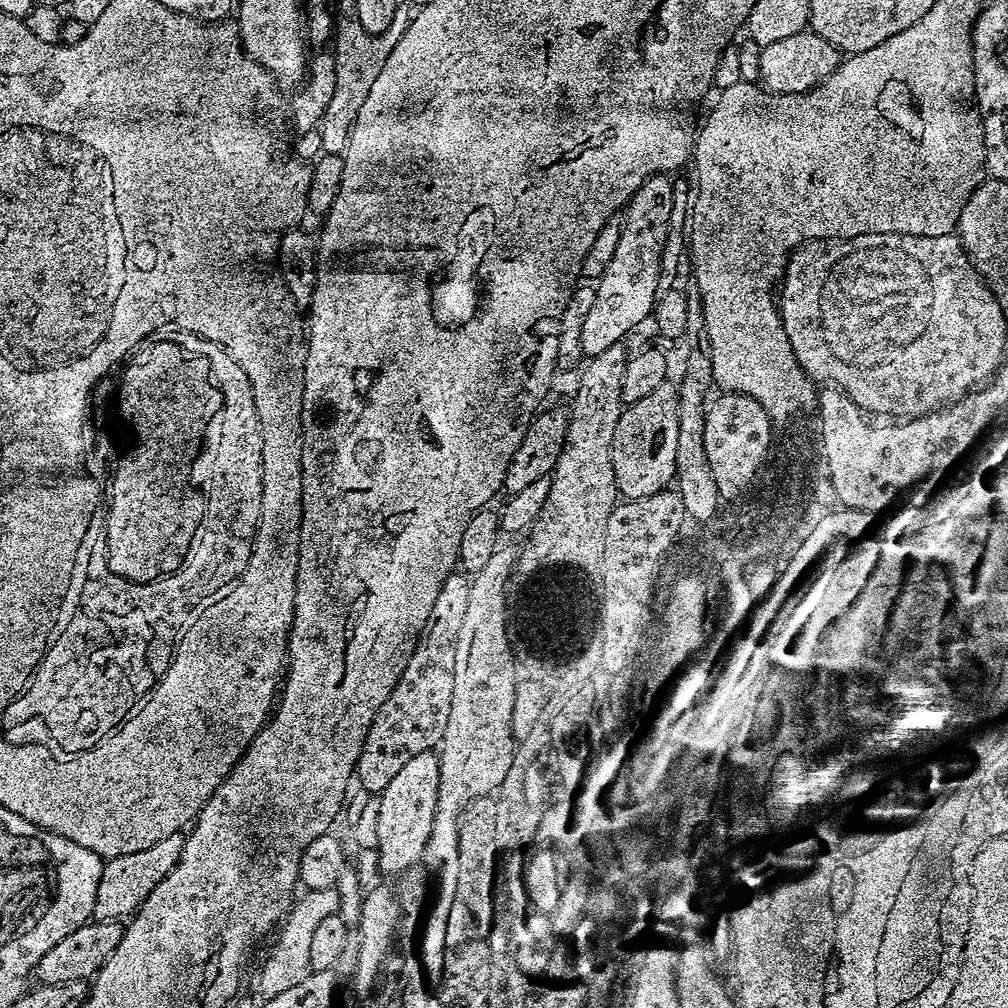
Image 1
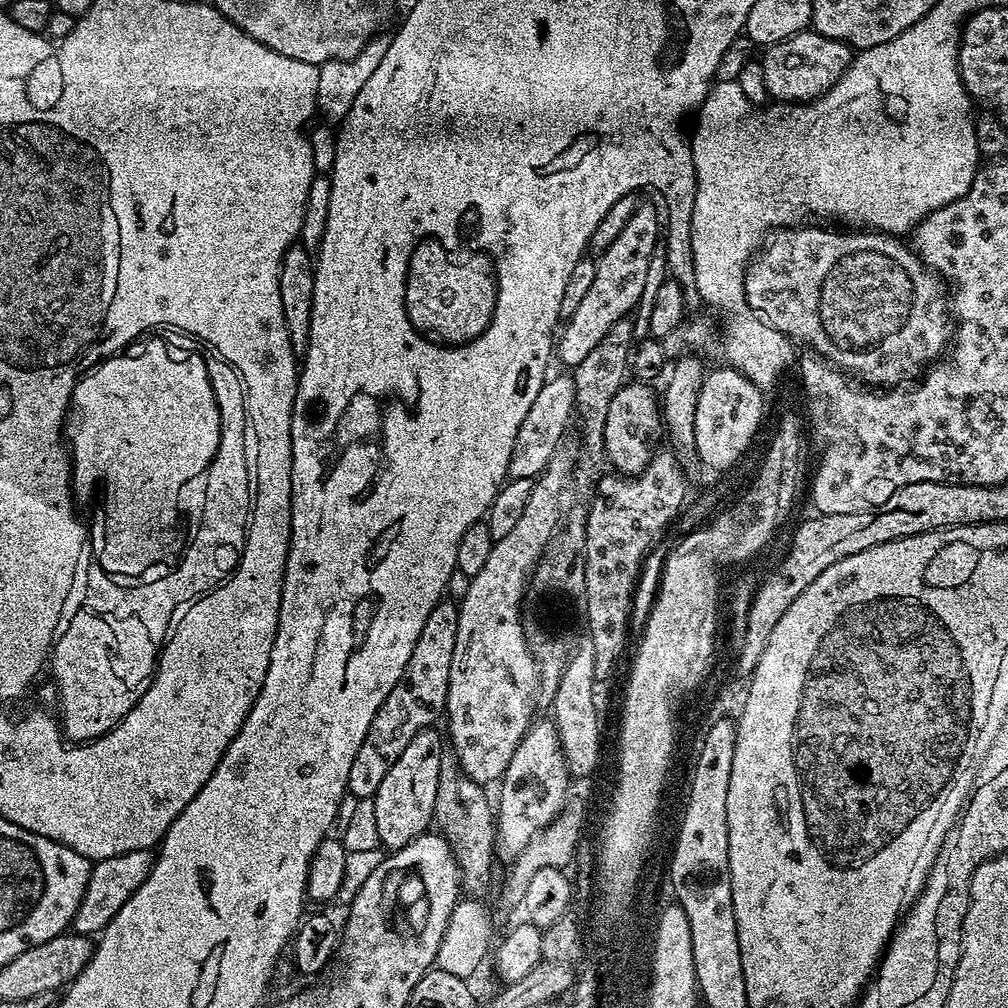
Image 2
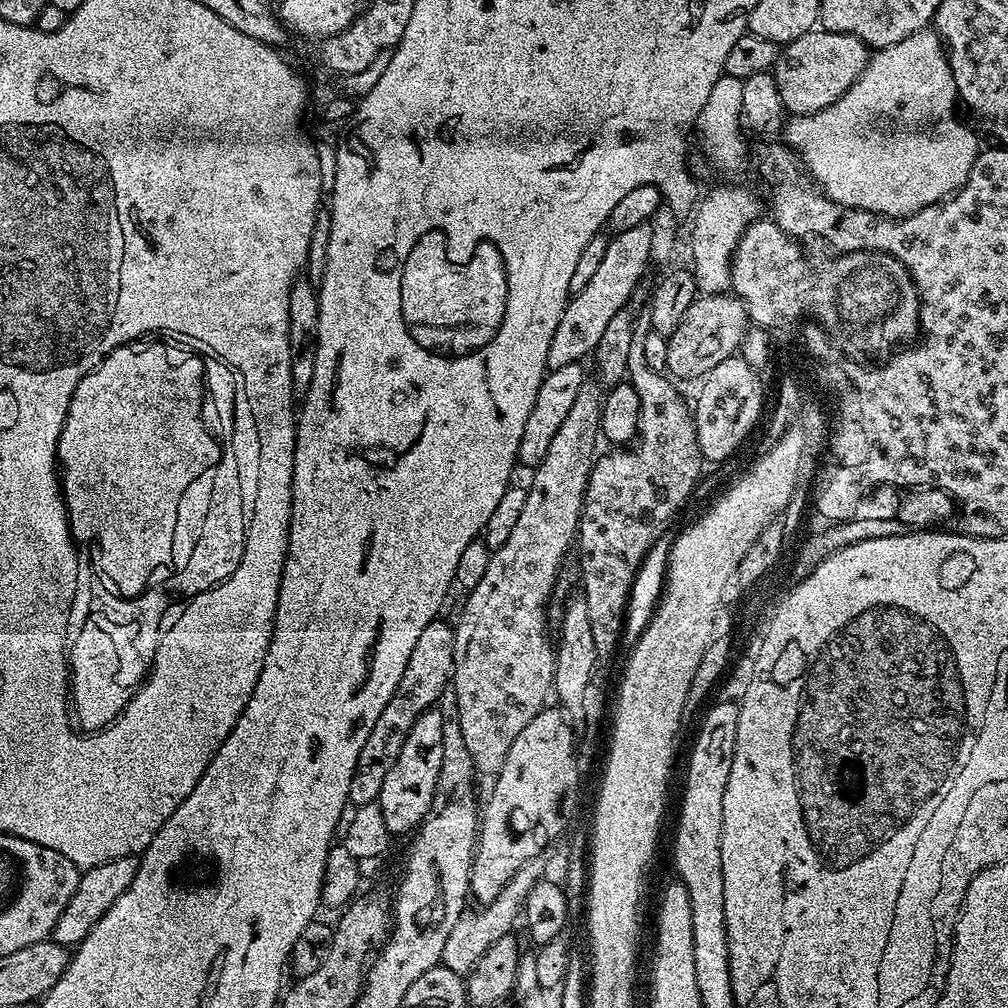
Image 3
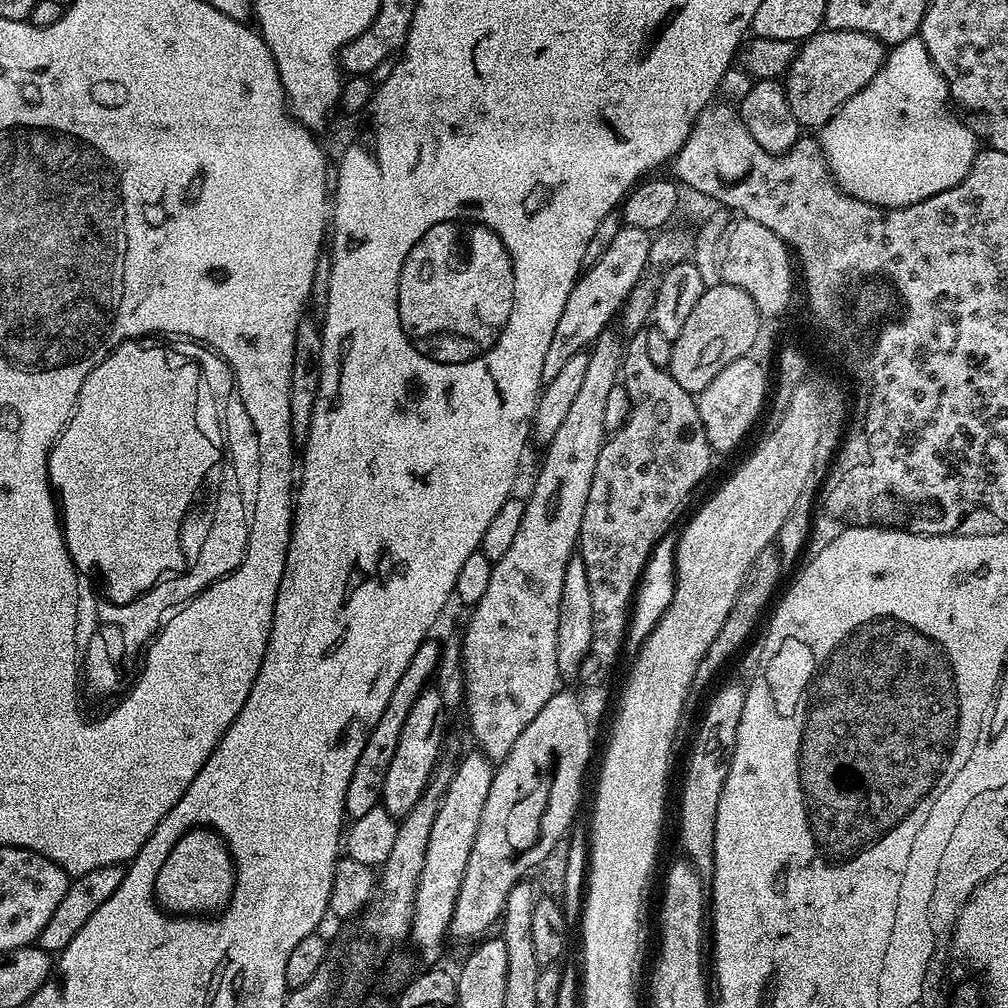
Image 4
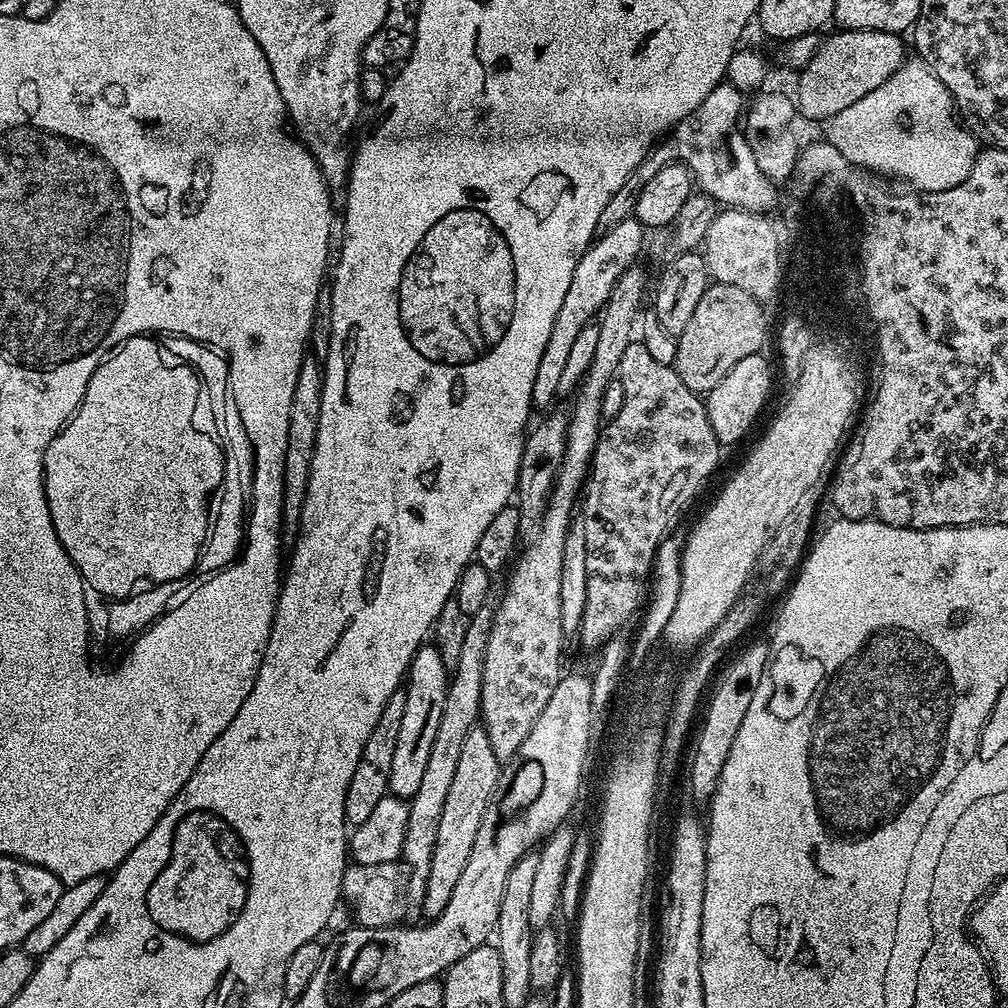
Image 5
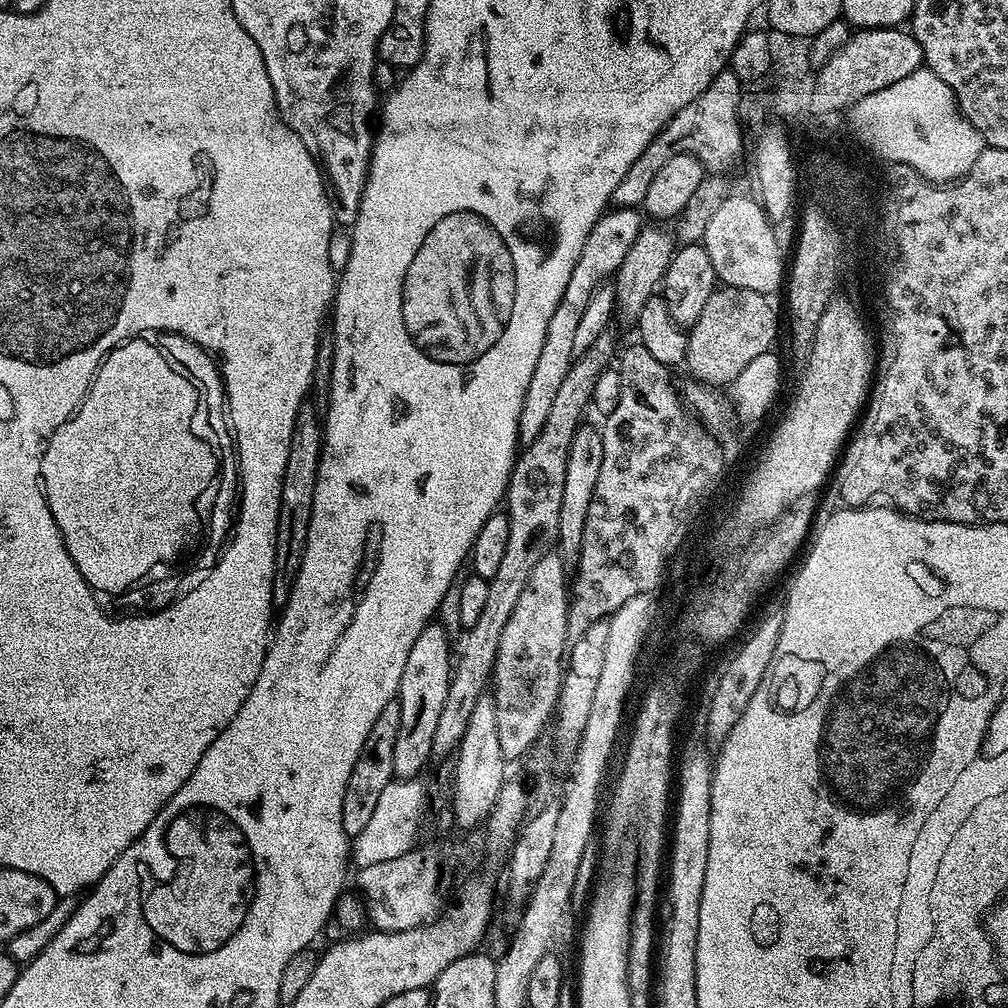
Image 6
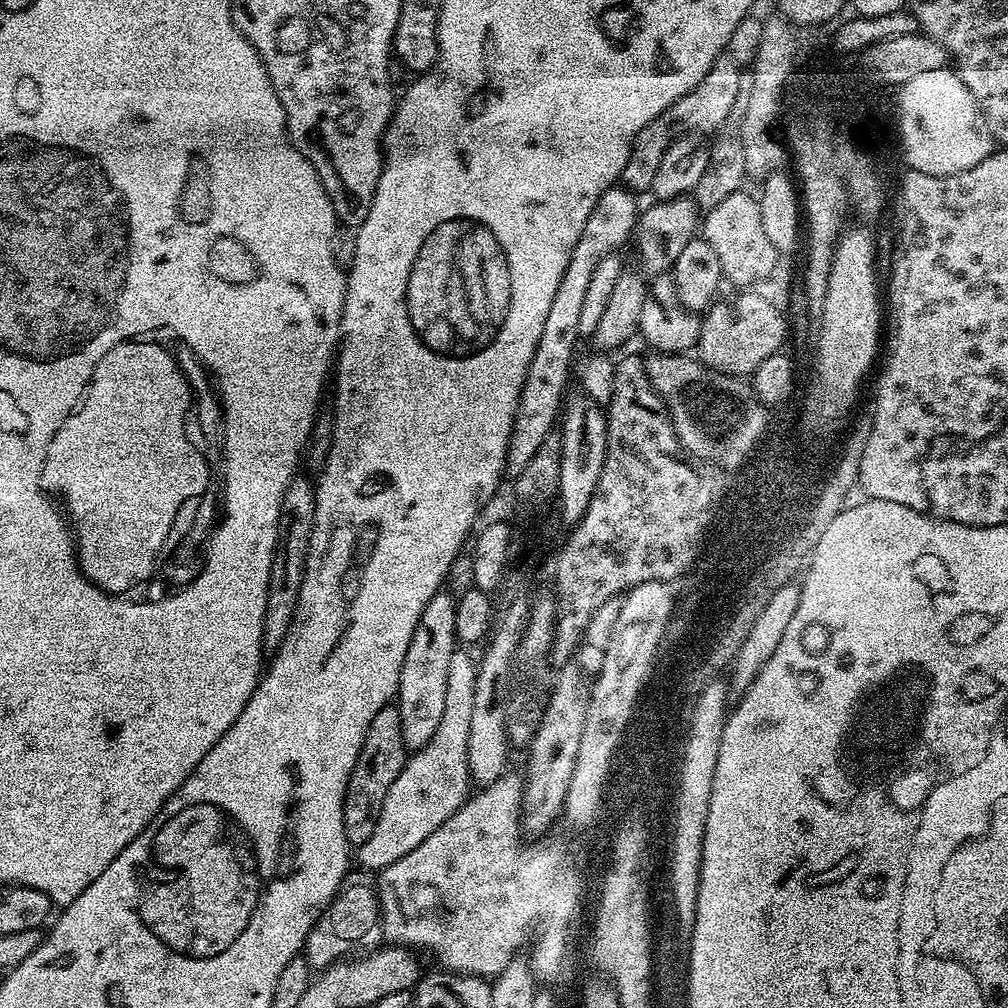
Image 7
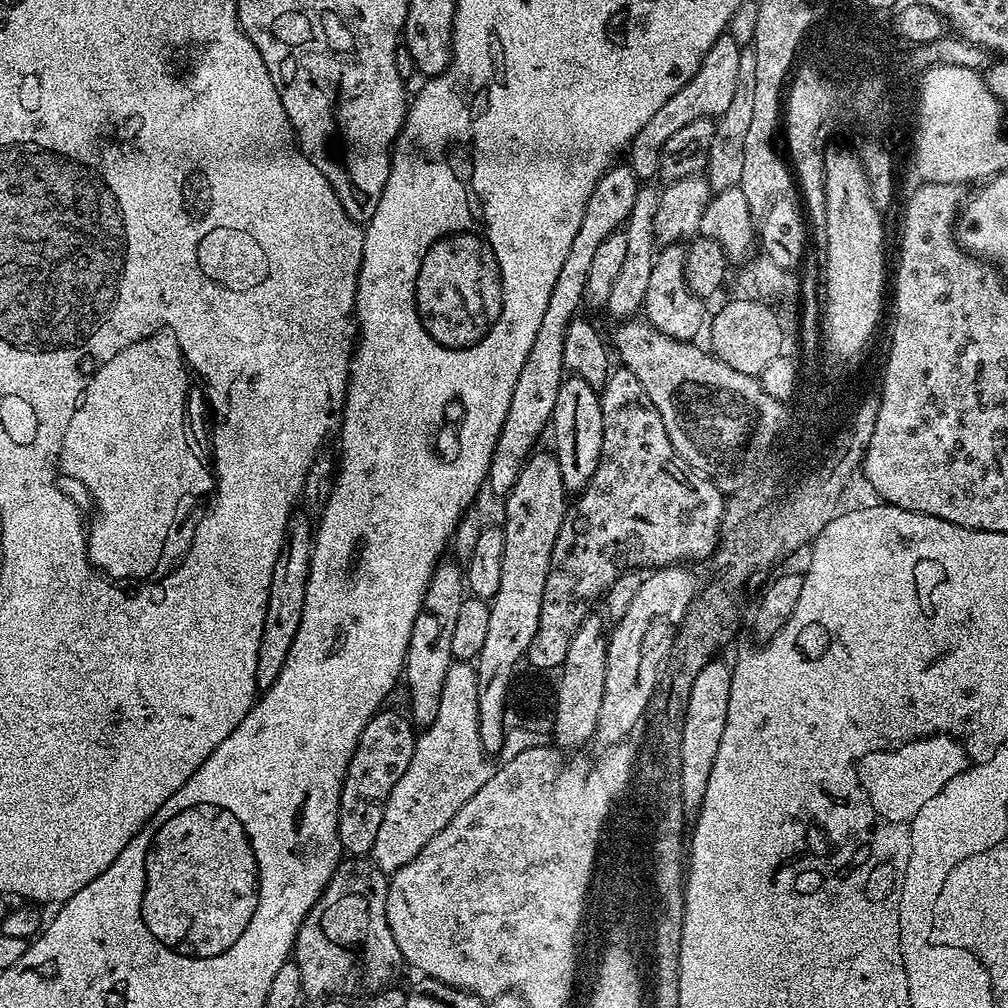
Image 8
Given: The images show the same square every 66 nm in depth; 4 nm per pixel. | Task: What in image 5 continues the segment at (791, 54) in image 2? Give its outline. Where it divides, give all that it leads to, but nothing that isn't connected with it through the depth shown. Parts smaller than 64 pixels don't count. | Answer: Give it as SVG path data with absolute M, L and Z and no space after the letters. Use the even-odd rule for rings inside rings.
M841 29L836 31L837 33L828 37L827 36L821 41L821 44L815 52L814 57L812 57L810 63L801 69L799 73L799 83L796 90L796 94L799 94L800 100L798 98L798 112L799 115L802 115L808 120L814 120L816 122L827 122L832 119L834 114L841 113L842 110L847 108L847 106L852 106L854 102L858 102L860 98L864 98L866 94L870 94L871 90L876 90L878 86L882 84L882 82L886 82L886 79L890 78L890 76L899 70L901 65L904 63L906 59L906 53L904 53L904 44L901 40L903 40L897 33L888 32L888 31L862 31L860 29Z

